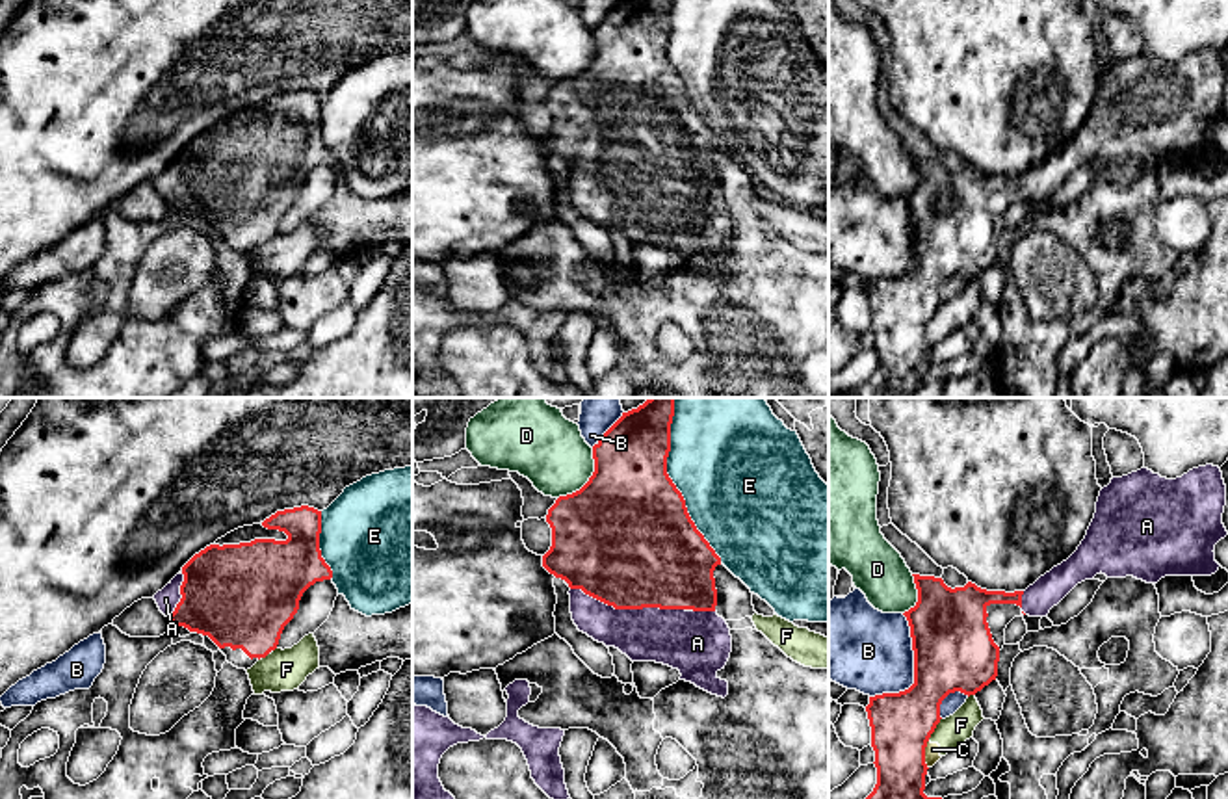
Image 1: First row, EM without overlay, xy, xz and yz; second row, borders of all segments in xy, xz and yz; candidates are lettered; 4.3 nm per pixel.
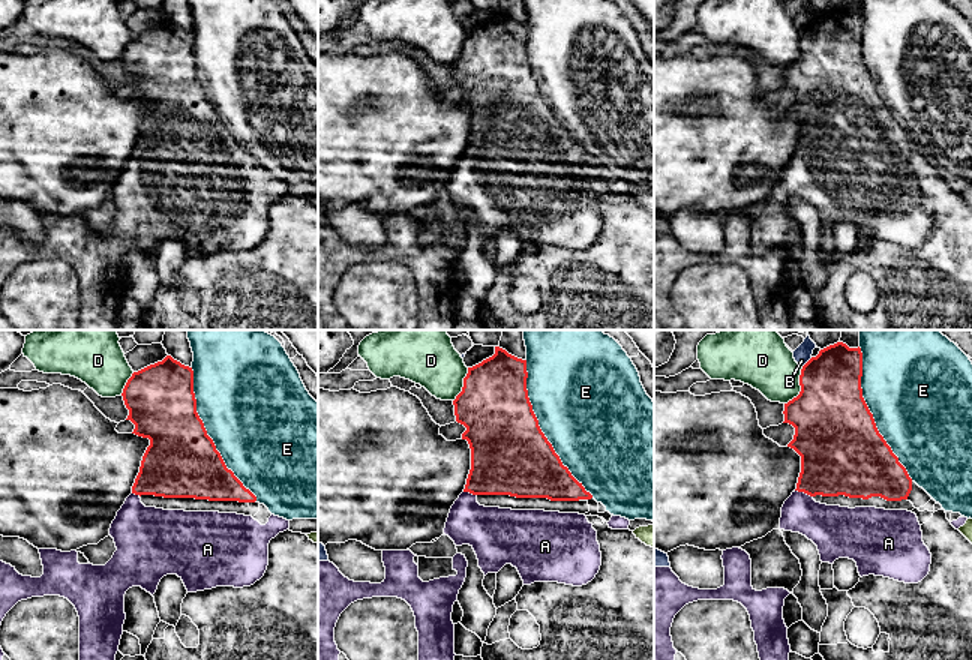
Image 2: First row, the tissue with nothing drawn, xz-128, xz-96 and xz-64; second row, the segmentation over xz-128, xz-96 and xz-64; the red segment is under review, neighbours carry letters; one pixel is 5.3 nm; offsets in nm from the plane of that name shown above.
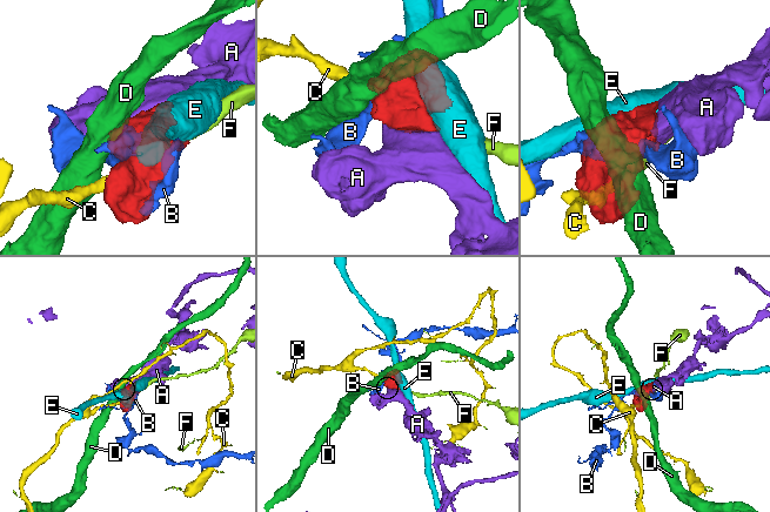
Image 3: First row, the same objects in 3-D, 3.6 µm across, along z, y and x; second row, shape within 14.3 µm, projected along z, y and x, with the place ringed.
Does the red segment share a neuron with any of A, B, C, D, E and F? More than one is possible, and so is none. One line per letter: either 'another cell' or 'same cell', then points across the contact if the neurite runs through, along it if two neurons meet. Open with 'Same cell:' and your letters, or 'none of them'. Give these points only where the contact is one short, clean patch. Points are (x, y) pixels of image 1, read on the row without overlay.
Same cell: A
A: same cell
B: another cell
C: another cell; border along yz (927, 324), (927, 352)
D: another cell
E: another cell
F: another cell

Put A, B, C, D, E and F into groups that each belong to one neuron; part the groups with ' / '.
A / B / C F / D / E

